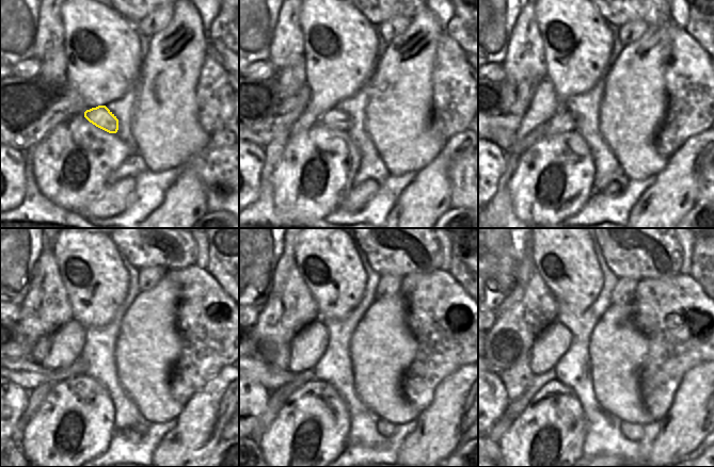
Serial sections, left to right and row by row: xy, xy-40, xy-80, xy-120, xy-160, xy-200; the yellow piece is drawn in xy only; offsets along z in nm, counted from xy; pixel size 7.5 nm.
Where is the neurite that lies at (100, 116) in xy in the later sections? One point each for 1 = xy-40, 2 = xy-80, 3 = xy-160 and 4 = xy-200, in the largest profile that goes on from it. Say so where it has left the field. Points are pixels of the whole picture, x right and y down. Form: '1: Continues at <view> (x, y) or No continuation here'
1: Continues at xy-40 (333, 118)
2: Continues at xy-80 (562, 121)
3: Continues at xy-160 (270, 376)
4: Continues at xy-200 (538, 381).

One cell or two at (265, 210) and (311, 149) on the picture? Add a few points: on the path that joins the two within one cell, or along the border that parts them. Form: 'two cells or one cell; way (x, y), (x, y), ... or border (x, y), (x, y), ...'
two cells; border (271, 174), (273, 204), (285, 216)

